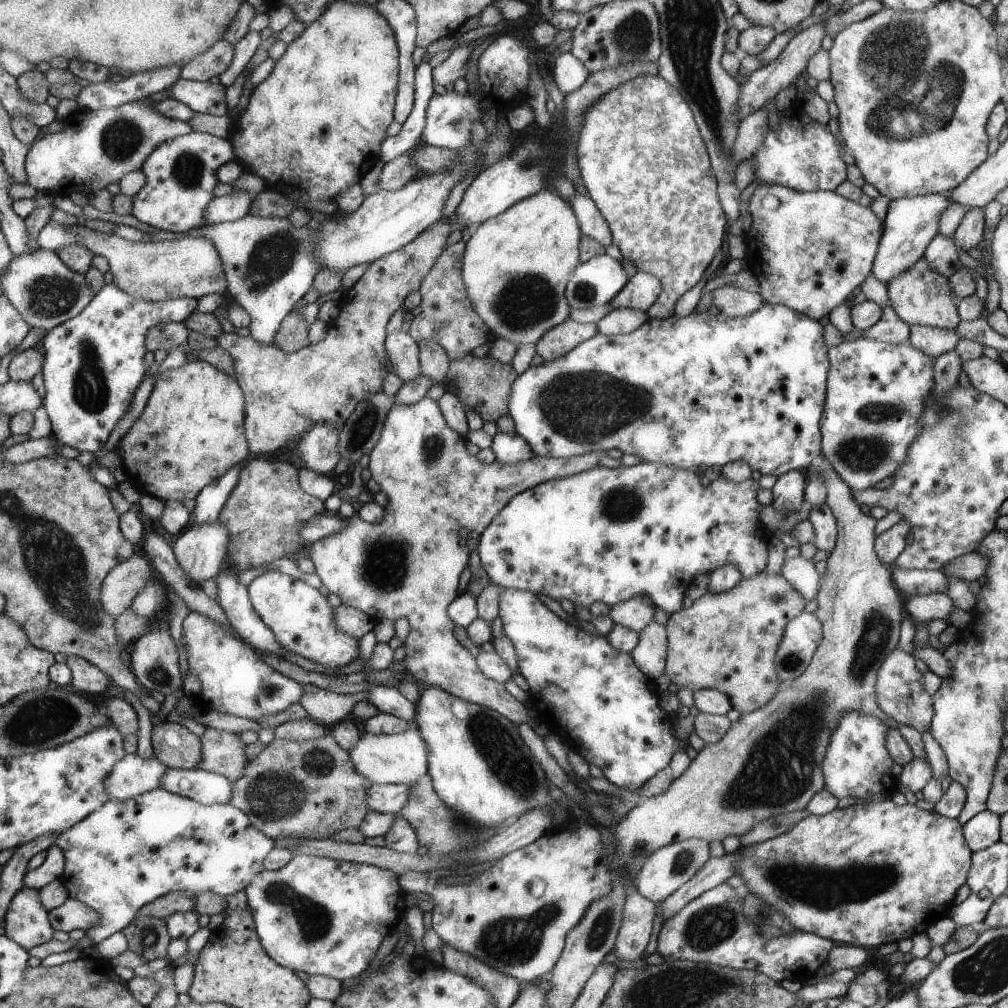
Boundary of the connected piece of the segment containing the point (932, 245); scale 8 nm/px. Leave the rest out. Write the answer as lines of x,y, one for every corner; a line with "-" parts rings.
937,233
923,251
925,260
932,266
932,269
949,278
962,266
955,251
953,237
946,237

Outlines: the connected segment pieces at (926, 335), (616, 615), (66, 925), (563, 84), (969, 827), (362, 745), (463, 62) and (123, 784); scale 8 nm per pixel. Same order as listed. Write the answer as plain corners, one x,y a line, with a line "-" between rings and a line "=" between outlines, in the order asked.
914,324
910,326
908,341
916,348
930,356
936,356
951,350
957,344
959,335
955,329
940,329
932,326
=
633,595
610,607
608,615
618,624
638,633
652,620
655,606
647,595
=
69,897
59,908
50,910
54,930
71,932
75,929
88,931
100,923
102,914
80,900
=
569,51
557,55
553,60
551,75
563,96
578,89
588,74
585,65
=
988,808
972,816
963,824
964,839
972,851
987,848
999,838
999,819
=
415,726
397,734
365,732
354,742
349,755
353,768
376,785
415,783
428,770
427,744
=
460,43
443,62
434,66
432,68
432,84
437,83
443,87
445,84
455,83
457,80
465,78
468,68
467,59
473,47
475,47
475,43
468,45
=
135,753
126,754
125,758
116,764
113,772
110,773
104,782
107,794
111,799
124,801
150,791
151,789
156,789
160,787
159,777
164,773
166,768
161,761
155,758
147,760
139,758

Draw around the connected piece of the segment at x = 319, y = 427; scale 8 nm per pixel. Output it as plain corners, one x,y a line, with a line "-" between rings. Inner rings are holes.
313,423
311,430
307,431
297,442
295,450
300,453
301,468
309,469
330,476
339,462
339,434
341,426
329,423

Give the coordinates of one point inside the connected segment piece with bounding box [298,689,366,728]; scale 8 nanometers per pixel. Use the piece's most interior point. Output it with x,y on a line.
325,707

